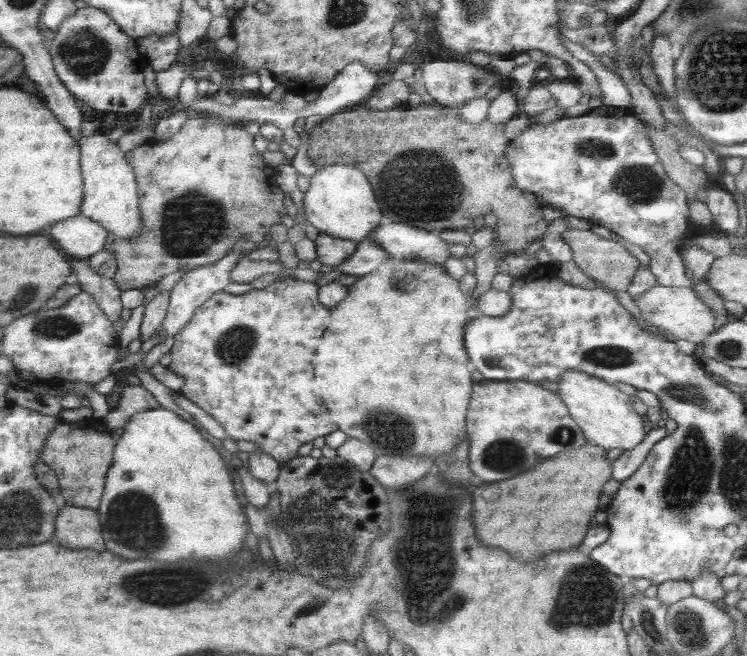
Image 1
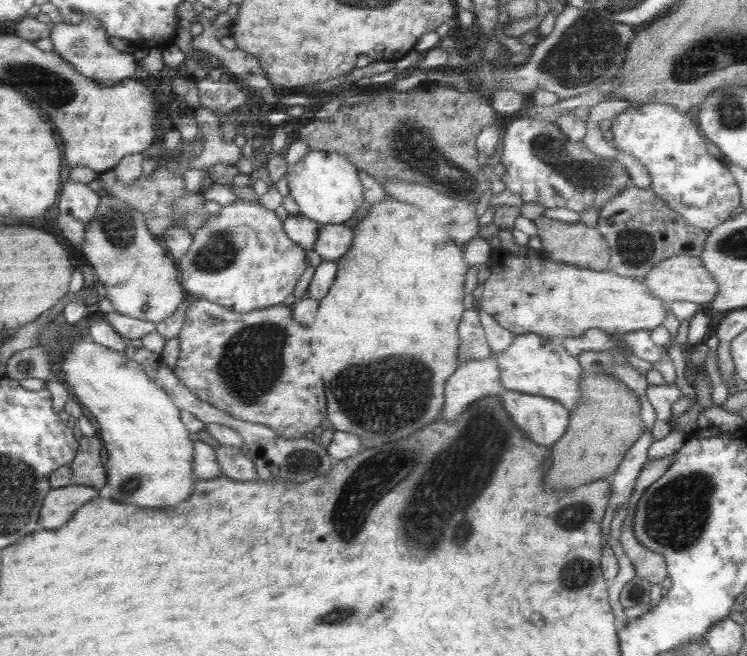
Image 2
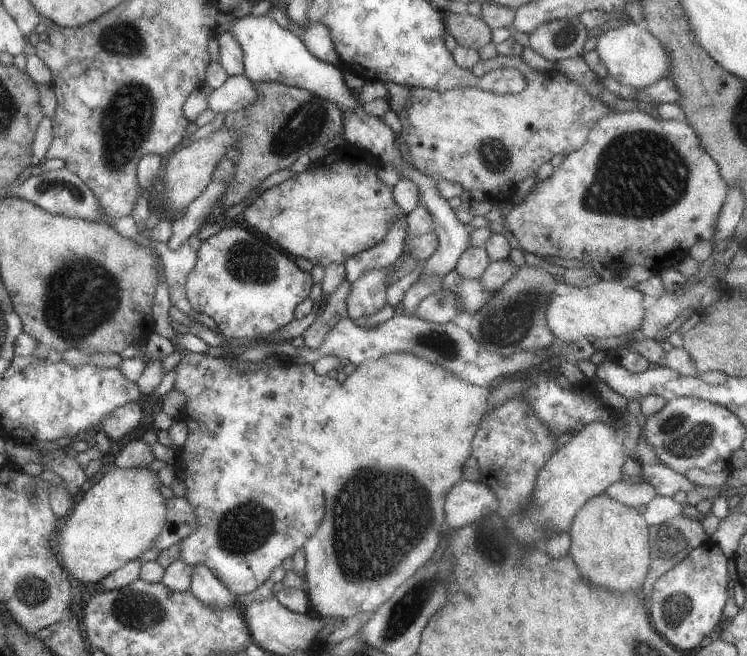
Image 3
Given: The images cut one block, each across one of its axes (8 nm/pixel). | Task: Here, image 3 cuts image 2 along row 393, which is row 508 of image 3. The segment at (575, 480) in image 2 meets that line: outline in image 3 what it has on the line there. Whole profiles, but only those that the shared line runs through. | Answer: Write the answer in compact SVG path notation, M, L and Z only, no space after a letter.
M603 492L592 496L573 515L567 529L570 544L568 554L579 574L607 592L635 592L641 588L649 568L648 524L635 507L625 506L607 498Z

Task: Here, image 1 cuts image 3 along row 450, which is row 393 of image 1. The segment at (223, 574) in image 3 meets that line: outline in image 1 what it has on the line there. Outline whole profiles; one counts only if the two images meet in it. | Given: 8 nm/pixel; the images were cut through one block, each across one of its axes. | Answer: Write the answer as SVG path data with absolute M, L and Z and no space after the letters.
M385 259L377 268L373 269L373 272L365 274L365 276L358 277L349 288L347 288L347 298L343 298L339 304L333 306L333 308L324 308L321 304L317 303L317 290L314 284L309 284L305 279L300 281L294 280L292 277L285 277L285 280L277 280L277 282L271 282L268 286L265 286L263 290L250 289L249 292L239 295L229 295L222 291L213 294L211 298L207 298L201 306L199 306L194 312L189 322L173 336L173 344L169 350L169 356L171 362L169 362L168 368L173 374L176 374L182 379L182 385L179 390L179 394L190 400L200 410L203 410L205 414L213 418L219 426L224 430L224 434L229 440L244 440L245 442L252 442L256 448L261 452L268 454L271 458L274 458L277 462L282 463L283 461L289 460L295 457L297 454L297 448L305 442L311 442L314 438L319 436L327 436L329 432L333 430L340 430L344 432L348 438L357 439L365 444L368 444L376 456L437 456L441 453L449 452L453 447L456 447L458 442L464 439L465 423L466 423L466 410L469 402L470 392L473 388L474 382L471 380L471 372L474 371L473 364L470 363L469 357L465 354L463 349L463 331L465 330L466 324L468 324L469 307L471 306L471 299L468 295L461 293L458 290L458 282L449 277L444 269L443 265L436 265L426 263L423 261L411 261L405 259Z

